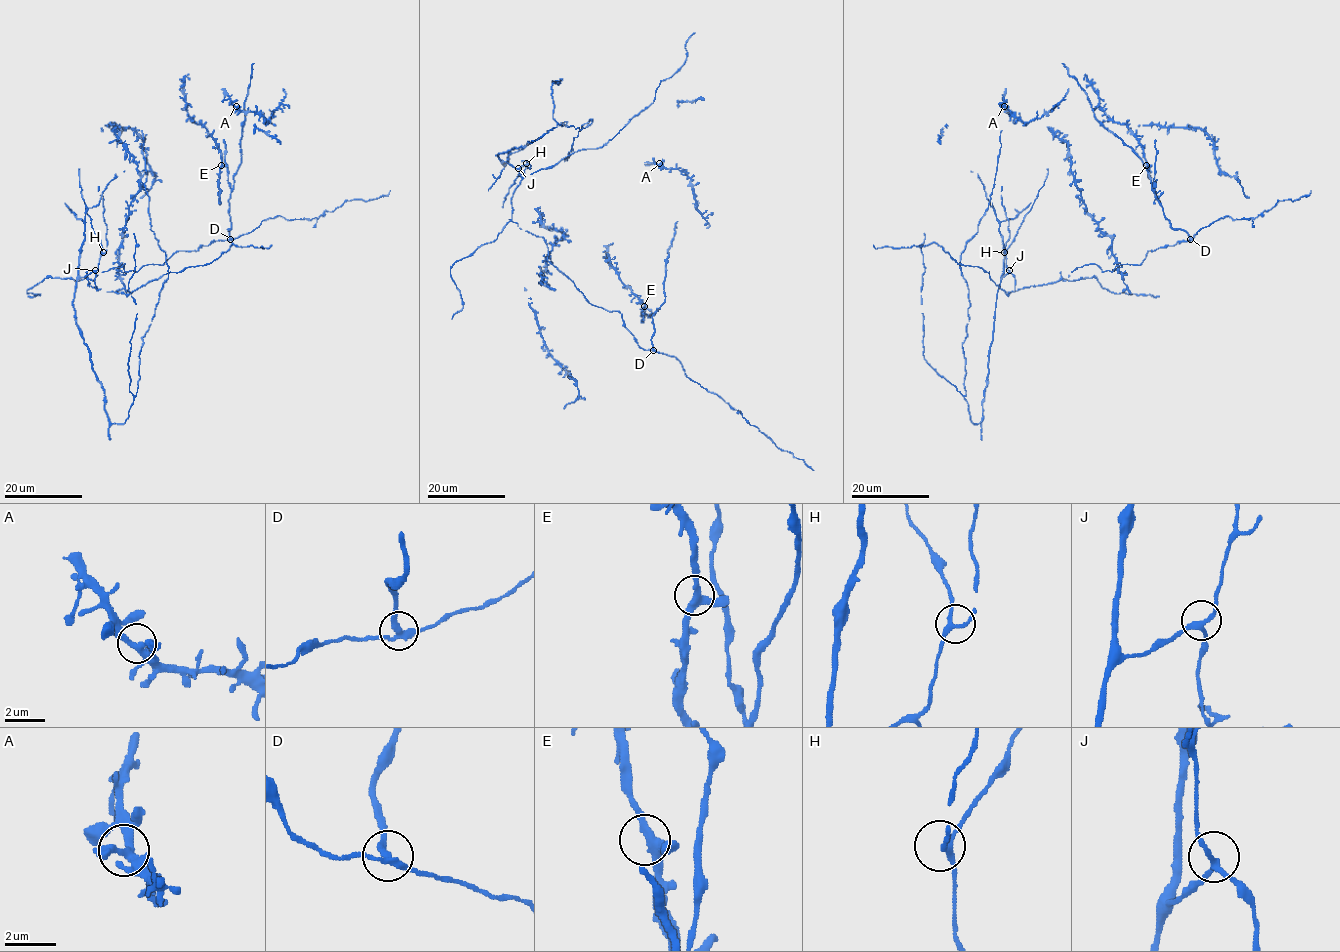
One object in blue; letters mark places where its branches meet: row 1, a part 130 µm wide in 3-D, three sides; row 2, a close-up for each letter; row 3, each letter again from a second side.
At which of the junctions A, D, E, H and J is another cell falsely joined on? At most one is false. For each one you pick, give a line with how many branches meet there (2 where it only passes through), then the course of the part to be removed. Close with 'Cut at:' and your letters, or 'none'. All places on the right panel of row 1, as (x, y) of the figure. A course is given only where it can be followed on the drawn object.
D: 3 | (1190, 239), (1183, 230), (1172, 227), (1155, 196), (1142, 159), (1096, 119), (1087, 93), (1061, 63)
Cut at: D

